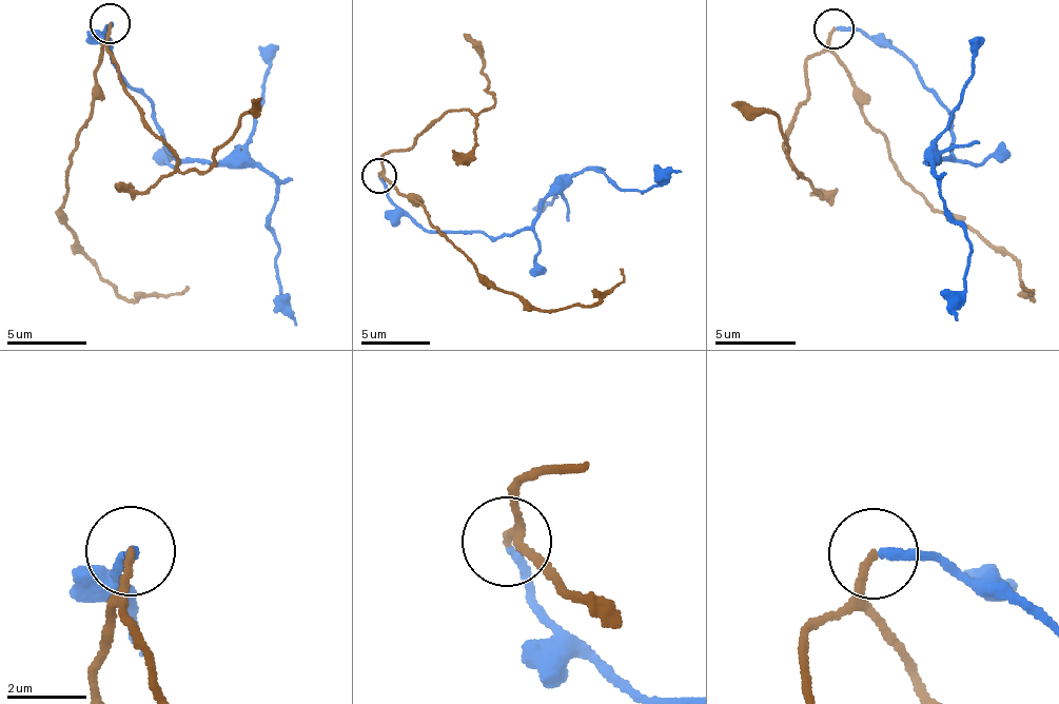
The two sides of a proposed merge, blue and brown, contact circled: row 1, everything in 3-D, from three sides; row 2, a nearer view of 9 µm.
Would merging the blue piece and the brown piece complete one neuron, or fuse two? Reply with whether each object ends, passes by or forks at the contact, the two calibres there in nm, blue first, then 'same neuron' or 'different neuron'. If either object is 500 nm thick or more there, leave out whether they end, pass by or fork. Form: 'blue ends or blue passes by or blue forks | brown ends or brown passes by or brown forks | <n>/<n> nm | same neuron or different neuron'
blue ends | brown ends | 200/190 nm | same neuron

